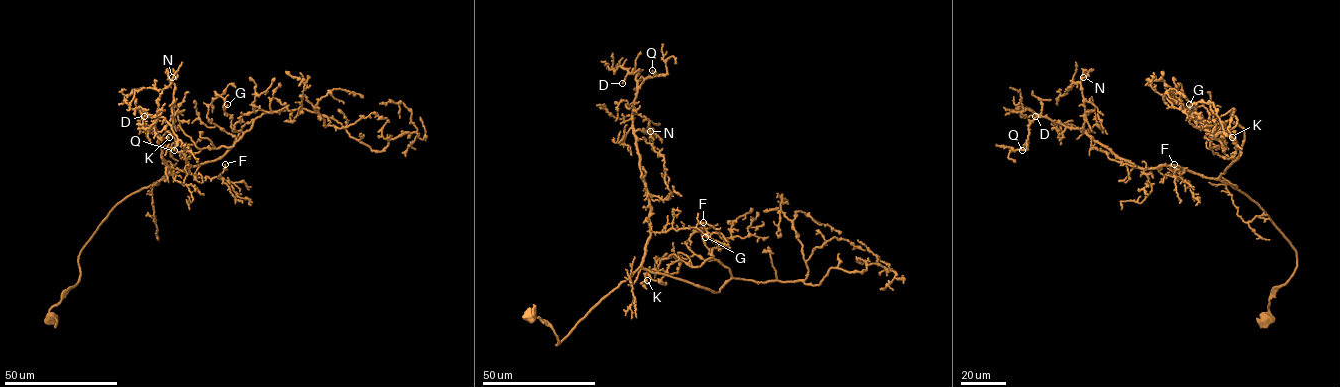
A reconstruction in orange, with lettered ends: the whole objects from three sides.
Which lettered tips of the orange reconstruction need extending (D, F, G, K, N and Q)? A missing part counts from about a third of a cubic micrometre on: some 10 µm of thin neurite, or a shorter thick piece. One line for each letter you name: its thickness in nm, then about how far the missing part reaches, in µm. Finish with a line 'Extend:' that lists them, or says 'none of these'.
D: 160 nm thick; about 10 µm are missing
Extend: D

